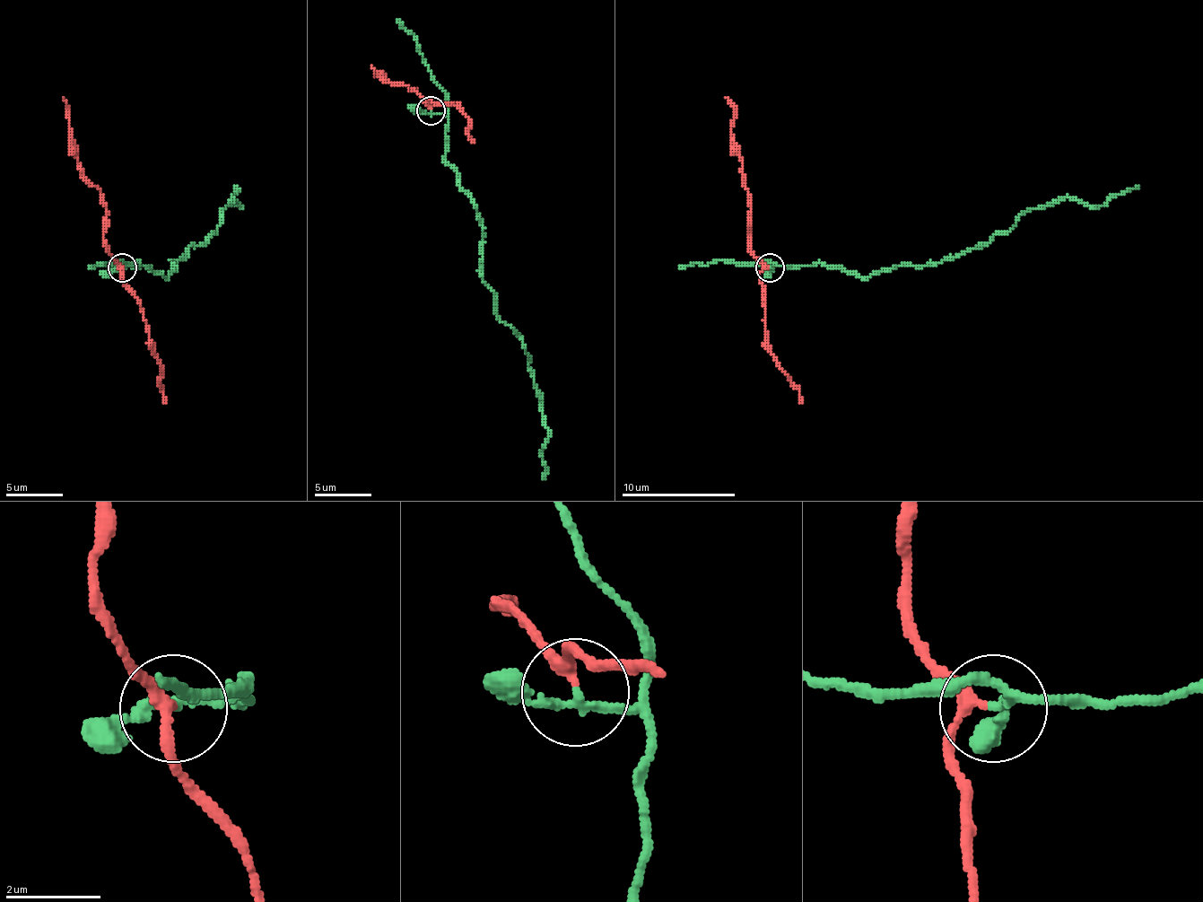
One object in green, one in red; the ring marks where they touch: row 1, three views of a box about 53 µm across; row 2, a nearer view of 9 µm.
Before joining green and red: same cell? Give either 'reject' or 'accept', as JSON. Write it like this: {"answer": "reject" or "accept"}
{"answer": "reject"}

